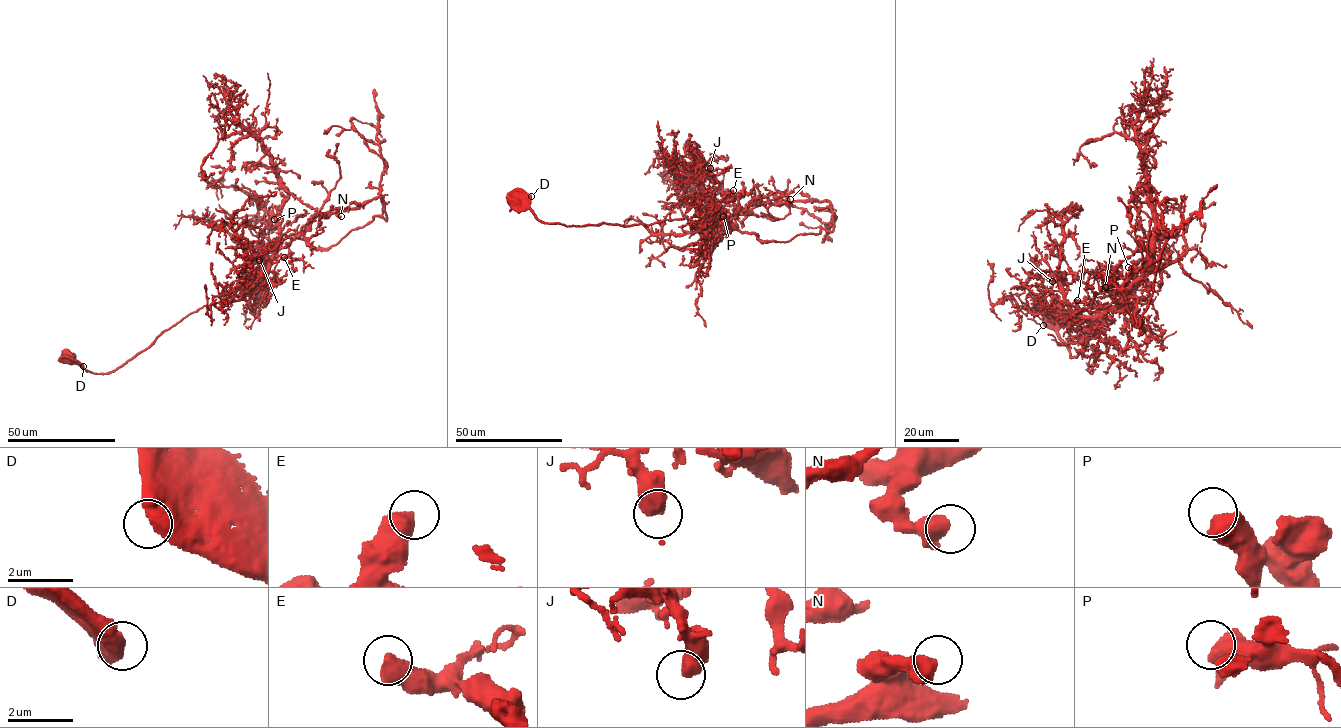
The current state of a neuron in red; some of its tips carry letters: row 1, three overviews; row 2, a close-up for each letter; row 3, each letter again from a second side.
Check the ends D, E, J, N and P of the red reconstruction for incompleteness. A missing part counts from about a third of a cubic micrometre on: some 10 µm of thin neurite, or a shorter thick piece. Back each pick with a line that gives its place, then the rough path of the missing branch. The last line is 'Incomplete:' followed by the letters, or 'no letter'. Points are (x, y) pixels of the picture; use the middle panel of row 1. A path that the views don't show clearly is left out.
E: (733, 190) | (733, 190), (738, 177), (748, 172)
Incomplete: E

